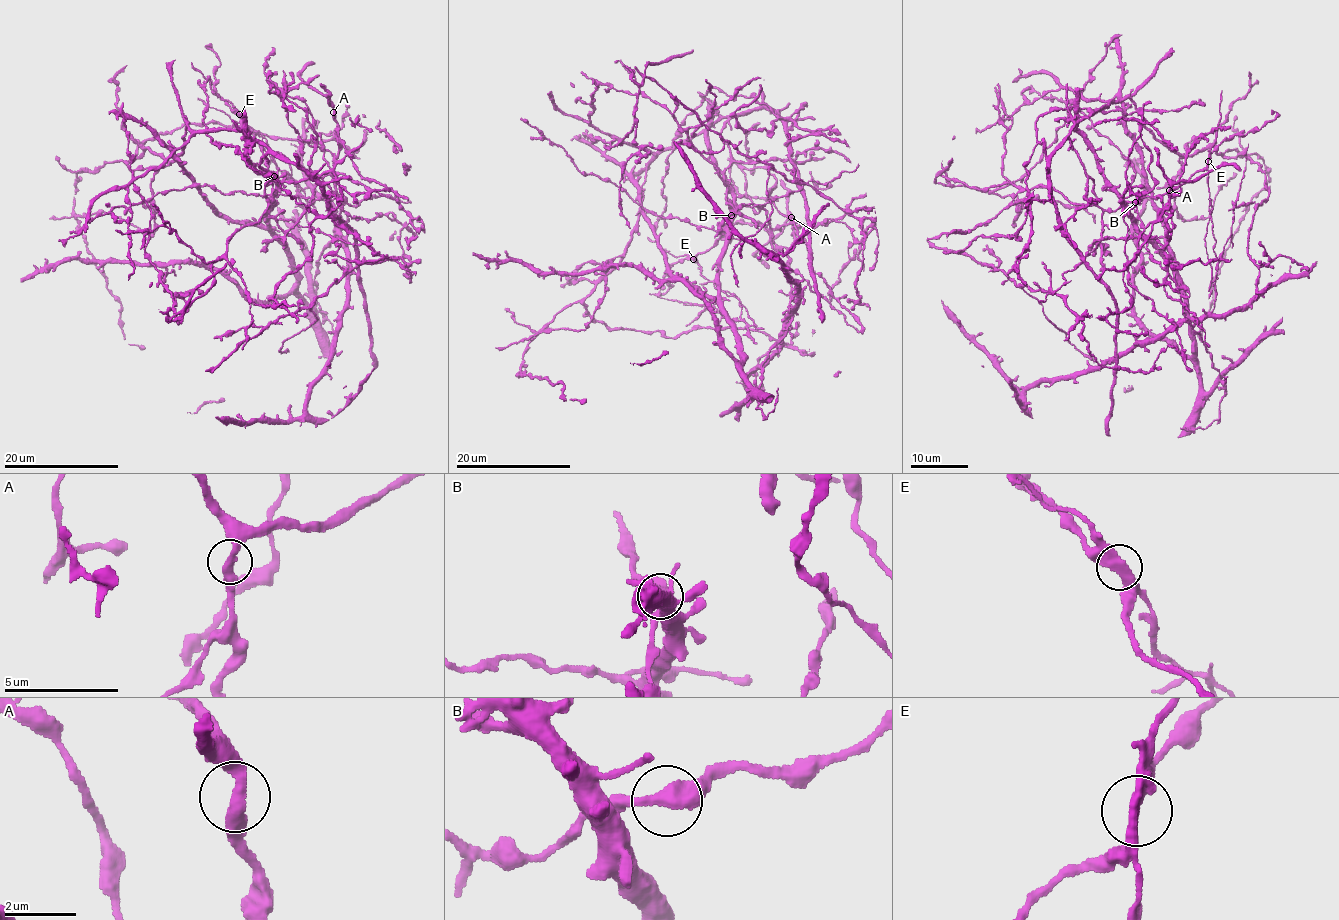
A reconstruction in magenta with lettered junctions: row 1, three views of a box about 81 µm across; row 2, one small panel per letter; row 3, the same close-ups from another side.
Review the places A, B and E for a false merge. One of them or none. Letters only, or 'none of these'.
E

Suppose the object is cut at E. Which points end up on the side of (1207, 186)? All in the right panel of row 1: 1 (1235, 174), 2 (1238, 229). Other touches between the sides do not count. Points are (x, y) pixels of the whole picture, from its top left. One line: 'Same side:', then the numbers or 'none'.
Same side: none

